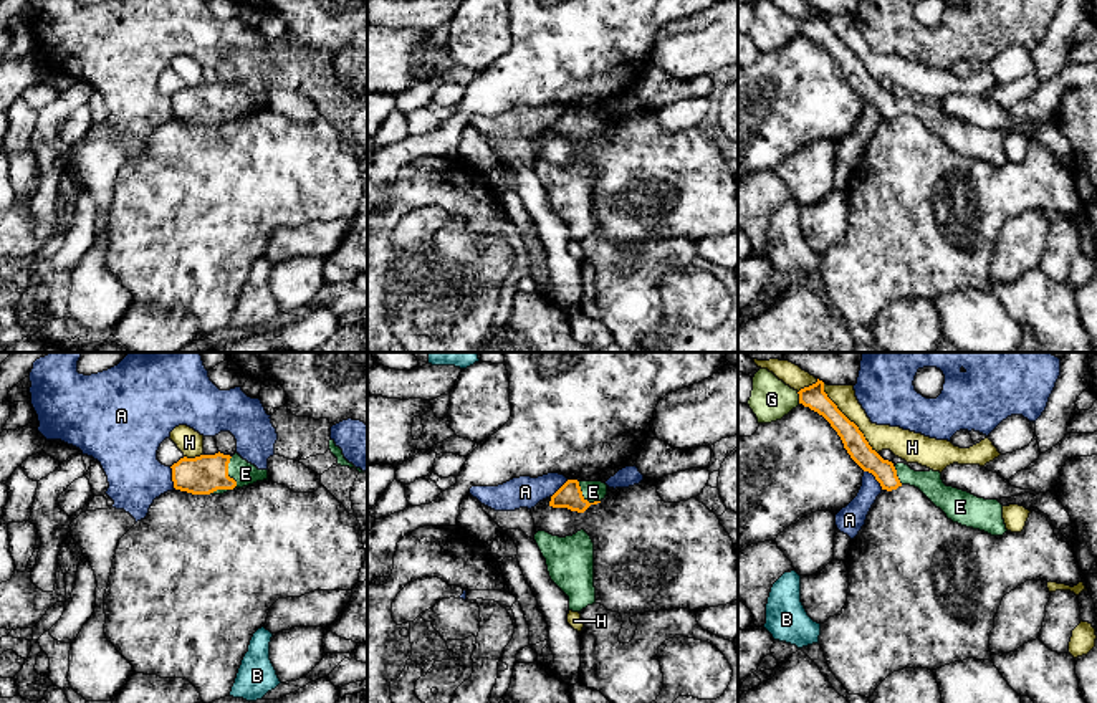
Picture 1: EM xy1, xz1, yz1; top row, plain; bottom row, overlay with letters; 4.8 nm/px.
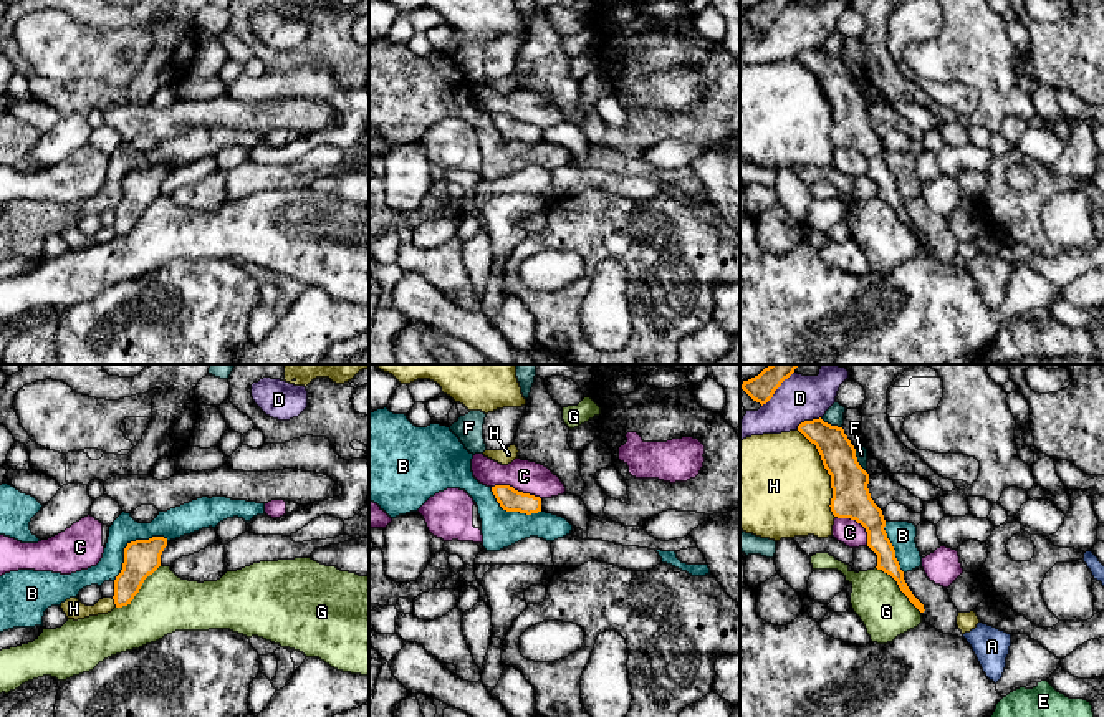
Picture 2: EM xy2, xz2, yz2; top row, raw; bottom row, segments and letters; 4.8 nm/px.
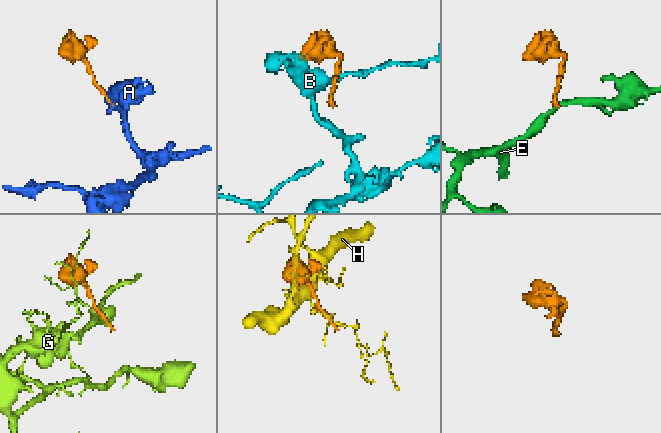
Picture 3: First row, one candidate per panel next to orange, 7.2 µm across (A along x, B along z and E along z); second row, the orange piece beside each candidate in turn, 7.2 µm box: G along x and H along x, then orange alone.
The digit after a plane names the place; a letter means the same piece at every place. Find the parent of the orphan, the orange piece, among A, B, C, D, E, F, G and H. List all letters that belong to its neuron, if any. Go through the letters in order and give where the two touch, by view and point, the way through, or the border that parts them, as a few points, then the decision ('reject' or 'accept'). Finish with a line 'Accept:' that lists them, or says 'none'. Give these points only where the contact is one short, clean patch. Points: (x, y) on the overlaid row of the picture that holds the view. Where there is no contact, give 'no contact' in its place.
A: yz1 (876, 478) | along yz1 (864, 470), (882, 488) | reject
B: xy2 (129, 543) | along xy2 (168, 538), (133, 540), (124, 548), (123, 568), (113, 580) | reject
C: xz2 (517, 490) | along xz2 (492, 486), (512, 486), (540, 499) | reject
D: yz2 (808, 421) | reject
E: xy1 (227, 473) | across xy1 (202, 475), (227, 473), (245, 473) | accept
F: yz2 (856, 461) | reject
G: xy2 (139, 588) | along xy2 (161, 565), (144, 580), (139, 591), (126, 605), (116, 608) | reject
H: yz2 (828, 472) | reject
Accept: E

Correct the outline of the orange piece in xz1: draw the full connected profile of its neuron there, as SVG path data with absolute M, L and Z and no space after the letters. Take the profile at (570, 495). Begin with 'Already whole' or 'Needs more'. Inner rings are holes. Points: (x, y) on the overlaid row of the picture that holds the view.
Needs more. M568 480L553 496L549 506L568 508L584 513L591 505L601 503L607 495L607 485L602 481Z

